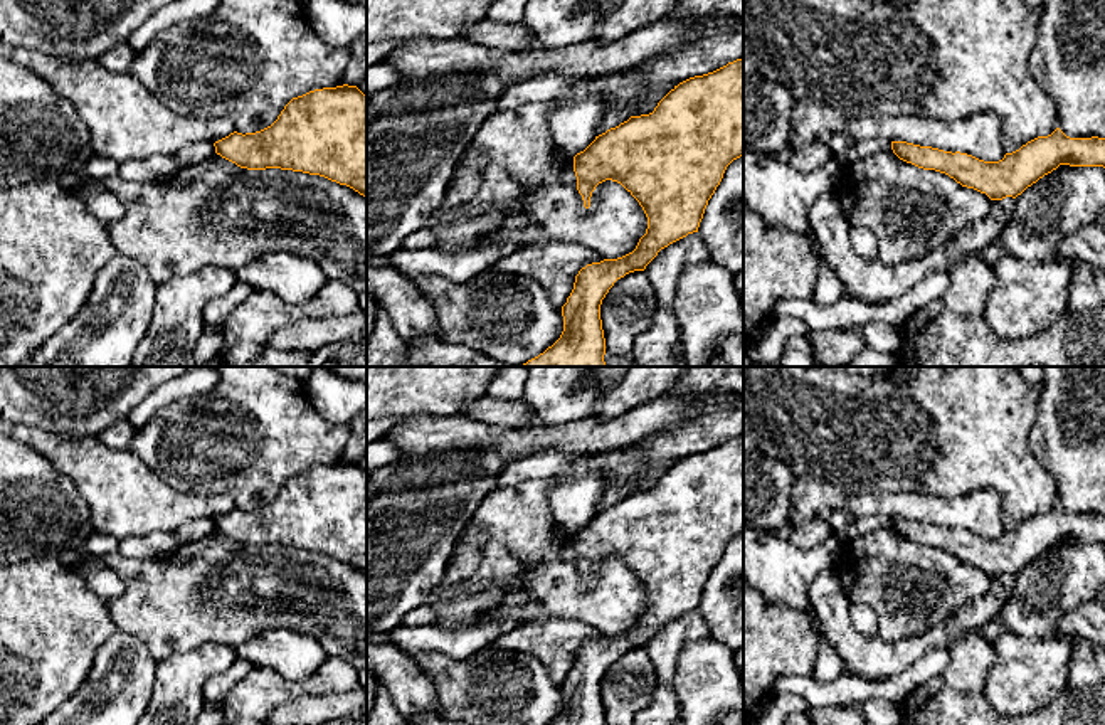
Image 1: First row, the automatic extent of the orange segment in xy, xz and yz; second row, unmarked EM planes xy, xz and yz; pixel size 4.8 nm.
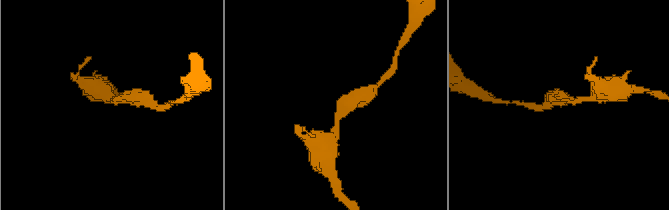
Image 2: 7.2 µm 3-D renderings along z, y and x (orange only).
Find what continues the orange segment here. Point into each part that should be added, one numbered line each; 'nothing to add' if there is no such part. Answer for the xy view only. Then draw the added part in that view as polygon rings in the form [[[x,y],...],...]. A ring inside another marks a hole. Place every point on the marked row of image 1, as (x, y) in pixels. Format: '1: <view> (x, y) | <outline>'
nothing to add

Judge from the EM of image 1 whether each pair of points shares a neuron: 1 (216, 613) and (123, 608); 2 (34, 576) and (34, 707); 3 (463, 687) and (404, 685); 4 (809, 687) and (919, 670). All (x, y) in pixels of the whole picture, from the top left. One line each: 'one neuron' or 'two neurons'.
1: one neuron
2: one neuron
3: two neurons
4: one neuron

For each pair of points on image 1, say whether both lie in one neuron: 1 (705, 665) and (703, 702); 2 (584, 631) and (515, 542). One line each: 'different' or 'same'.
1: same
2: different

